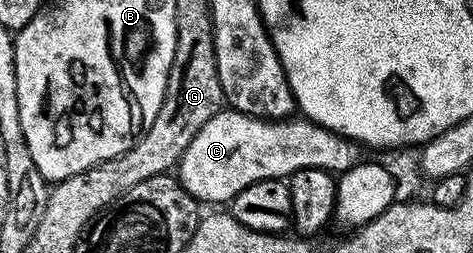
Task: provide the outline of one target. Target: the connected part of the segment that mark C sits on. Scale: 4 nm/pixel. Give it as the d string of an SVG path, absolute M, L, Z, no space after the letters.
M225 108L219 110L210 120L206 120L206 124L202 124L202 128L198 128L198 136L194 136L194 140L190 140L186 152L180 157L178 177L180 185L201 203L224 202L224 204L228 204L243 190L250 188L250 184L272 182L277 180L276 178L287 180L294 172L298 172L302 168L322 168L335 172L337 175L344 174L361 163L360 150L362 151L361 143L354 142L351 138L341 138L333 130L328 130L316 122L310 122L303 116L269 120Z

